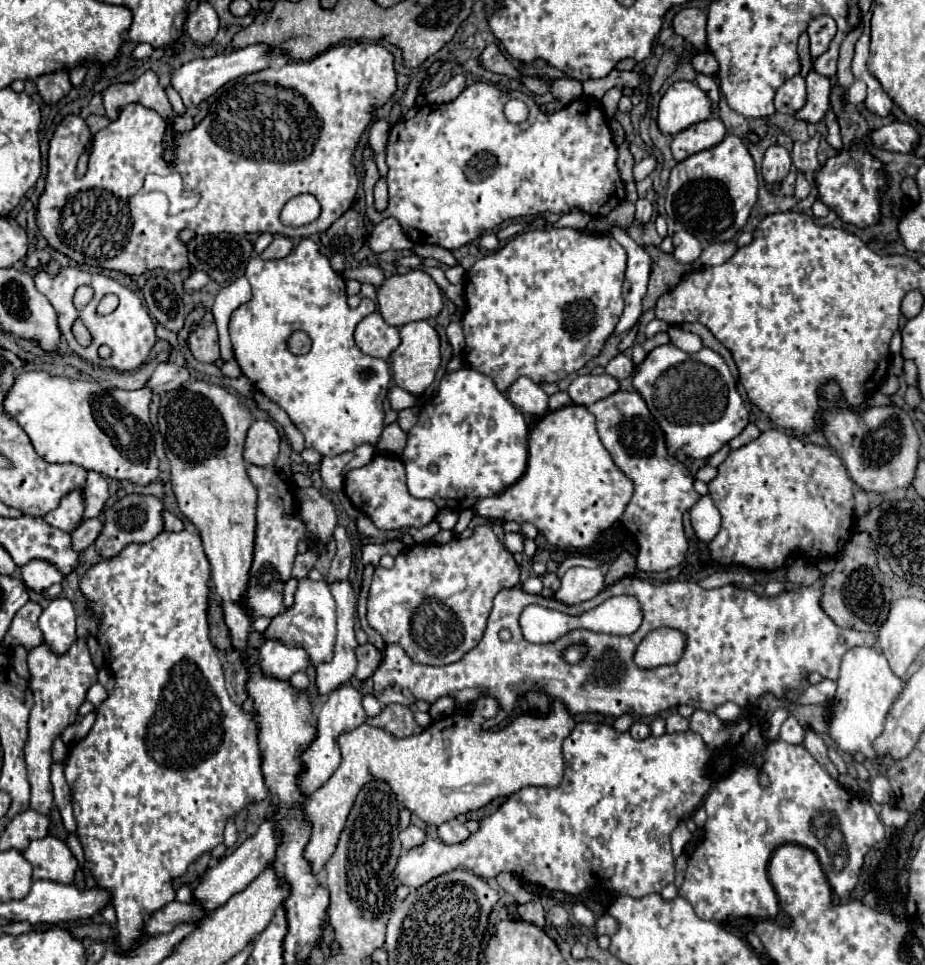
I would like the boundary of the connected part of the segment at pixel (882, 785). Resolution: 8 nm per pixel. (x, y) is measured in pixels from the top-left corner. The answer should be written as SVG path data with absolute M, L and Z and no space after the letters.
M878 775L876 779L872 779L872 799L876 803L888 803L890 793L892 793L892 787L890 787L886 775Z

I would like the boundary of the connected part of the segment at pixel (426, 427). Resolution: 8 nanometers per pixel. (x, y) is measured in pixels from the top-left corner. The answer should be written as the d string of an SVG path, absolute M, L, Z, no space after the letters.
M470 367L446 373L438 385L434 399L424 405L418 423L408 431L408 445L402 453L406 465L408 491L418 499L430 499L440 509L464 511L470 509L478 497L498 495L508 485L516 483L526 469L528 459L528 427L522 413L500 393L494 381Z

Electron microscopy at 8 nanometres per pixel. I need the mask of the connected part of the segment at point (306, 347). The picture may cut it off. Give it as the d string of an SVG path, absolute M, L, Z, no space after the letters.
M296 331L296 333L290 337L288 347L290 347L290 351L292 351L294 355L304 355L304 353L310 351L310 337L308 337L306 333L302 333L302 331Z

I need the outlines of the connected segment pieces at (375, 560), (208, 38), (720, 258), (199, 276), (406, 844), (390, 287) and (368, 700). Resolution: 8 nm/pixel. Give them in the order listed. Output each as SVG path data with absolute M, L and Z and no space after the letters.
M366 543L366 545L362 547L362 563L364 563L364 565L374 565L374 567L378 567L380 557L386 555L386 553L390 553L390 551L386 549L386 543Z
M208 1L200 3L198 9L186 21L186 33L192 37L192 41L200 49L212 45L212 39L216 37L218 27L220 27L218 25L218 15Z
M728 241L728 243L714 243L710 247L706 247L702 251L702 255L692 263L692 269L704 269L704 267L712 267L712 265L722 265L724 261L728 261L736 251L736 243Z
M194 271L194 273L190 273L190 277L188 279L184 279L182 281L182 287L184 287L184 291L186 293L196 293L196 291L200 291L206 283L210 281L210 277L204 273L204 271Z
M408 825L406 829L402 829L400 833L400 841L402 841L402 849L412 849L412 847L418 847L422 845L426 839L424 831L416 825Z
M410 269L404 275L392 275L382 283L378 289L378 307L388 325L402 327L412 321L422 321L422 319L432 319L440 313L442 309L442 291L434 283L434 279L420 271L420 269Z
M366 695L366 697L362 699L362 705L364 705L364 711L366 711L366 717L376 717L376 715L380 715L380 711L382 711L382 705L380 705L378 699L372 697L372 695Z

